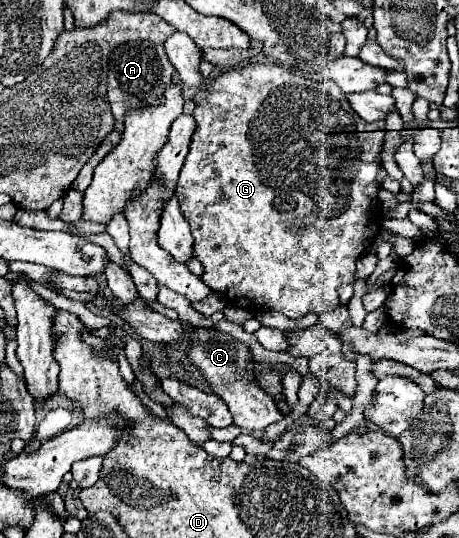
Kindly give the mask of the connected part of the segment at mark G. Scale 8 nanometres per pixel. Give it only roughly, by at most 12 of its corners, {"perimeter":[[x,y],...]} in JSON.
{"perimeter":[[277,64],[195,96],[177,196],[203,280],[339,306],[383,130]]}

